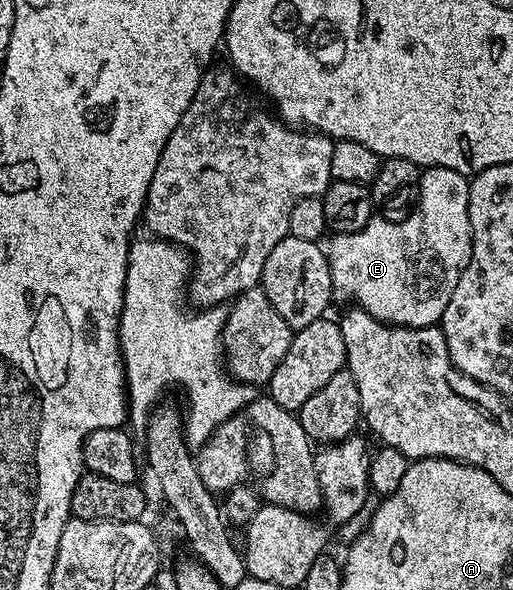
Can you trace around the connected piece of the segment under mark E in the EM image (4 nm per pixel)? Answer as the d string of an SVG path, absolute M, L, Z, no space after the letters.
M428 167L422 172L422 178L416 184L418 191L418 204L414 207L411 215L406 215L403 219L398 219L393 223L390 219L378 219L372 217L364 229L356 233L344 233L343 235L331 234L330 247L325 248L326 260L330 266L330 276L334 286L333 298L343 299L346 305L357 305L361 311L367 311L372 317L376 317L382 323L391 323L394 327L433 327L439 322L448 309L448 301L452 297L452 289L456 289L458 278L461 276L463 267L466 267L472 257L472 245L474 244L472 225L468 217L468 193L470 192L470 179L467 176L456 173L447 167Z

